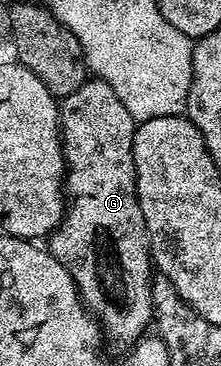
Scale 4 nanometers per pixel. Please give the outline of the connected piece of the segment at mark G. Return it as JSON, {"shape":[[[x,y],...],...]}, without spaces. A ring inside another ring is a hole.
{"shape":[[[90,78],[80,86],[80,90],[61,97],[60,123],[62,153],[66,159],[64,188],[69,200],[62,221],[48,237],[48,251],[68,270],[78,288],[78,296],[98,321],[103,333],[118,344],[130,346],[142,339],[149,329],[146,327],[149,324],[151,327],[156,316],[150,239],[138,201],[136,166],[132,154],[136,122],[132,114],[124,110],[124,102],[116,98],[116,90],[112,90],[108,82]]]}

